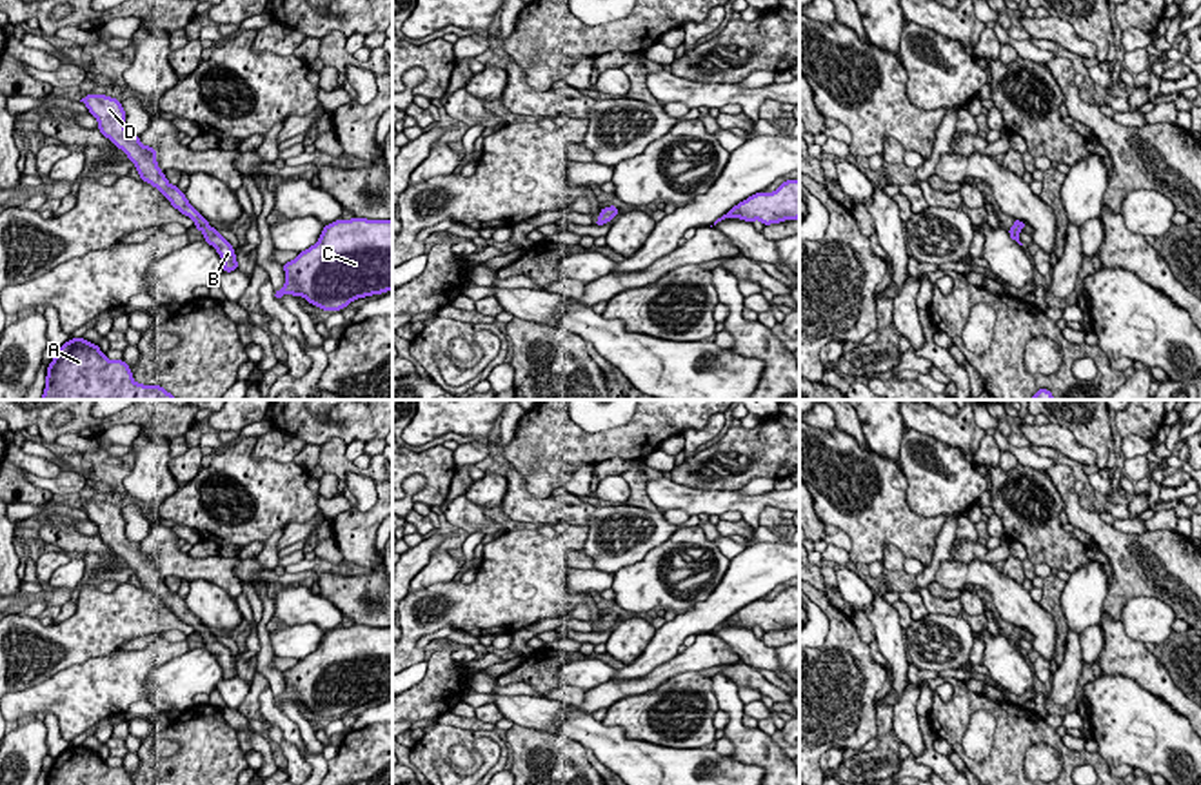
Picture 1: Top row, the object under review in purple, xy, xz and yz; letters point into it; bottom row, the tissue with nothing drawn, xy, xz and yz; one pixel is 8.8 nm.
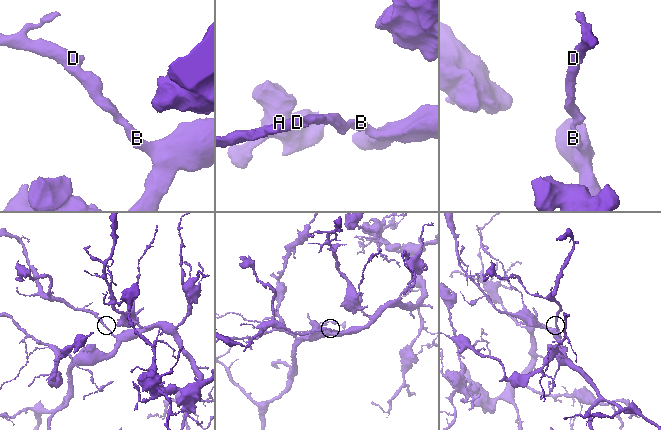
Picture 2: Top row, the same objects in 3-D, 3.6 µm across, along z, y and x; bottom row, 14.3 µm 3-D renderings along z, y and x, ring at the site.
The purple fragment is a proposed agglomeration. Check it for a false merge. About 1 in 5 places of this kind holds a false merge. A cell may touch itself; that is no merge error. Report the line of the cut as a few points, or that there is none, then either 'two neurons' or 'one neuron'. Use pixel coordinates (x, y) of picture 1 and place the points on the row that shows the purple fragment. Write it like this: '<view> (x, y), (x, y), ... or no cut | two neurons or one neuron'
no cut | one neuron

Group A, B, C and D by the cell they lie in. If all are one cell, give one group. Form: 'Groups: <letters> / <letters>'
Groups: A B C D

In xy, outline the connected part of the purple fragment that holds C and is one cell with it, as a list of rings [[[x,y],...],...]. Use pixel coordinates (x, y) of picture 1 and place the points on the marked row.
[[[356,218],[336,220],[327,224],[314,245],[302,251],[294,260],[283,263],[285,283],[280,291],[274,291],[274,298],[283,294],[303,296],[309,303],[323,311],[340,311],[351,302],[372,294],[392,291],[392,220],[367,220]]]

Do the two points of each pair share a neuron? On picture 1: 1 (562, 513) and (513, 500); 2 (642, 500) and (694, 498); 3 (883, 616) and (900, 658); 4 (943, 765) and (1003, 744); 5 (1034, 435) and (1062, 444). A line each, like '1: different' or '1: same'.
1: same
2: different
3: same
4: different
5: same

